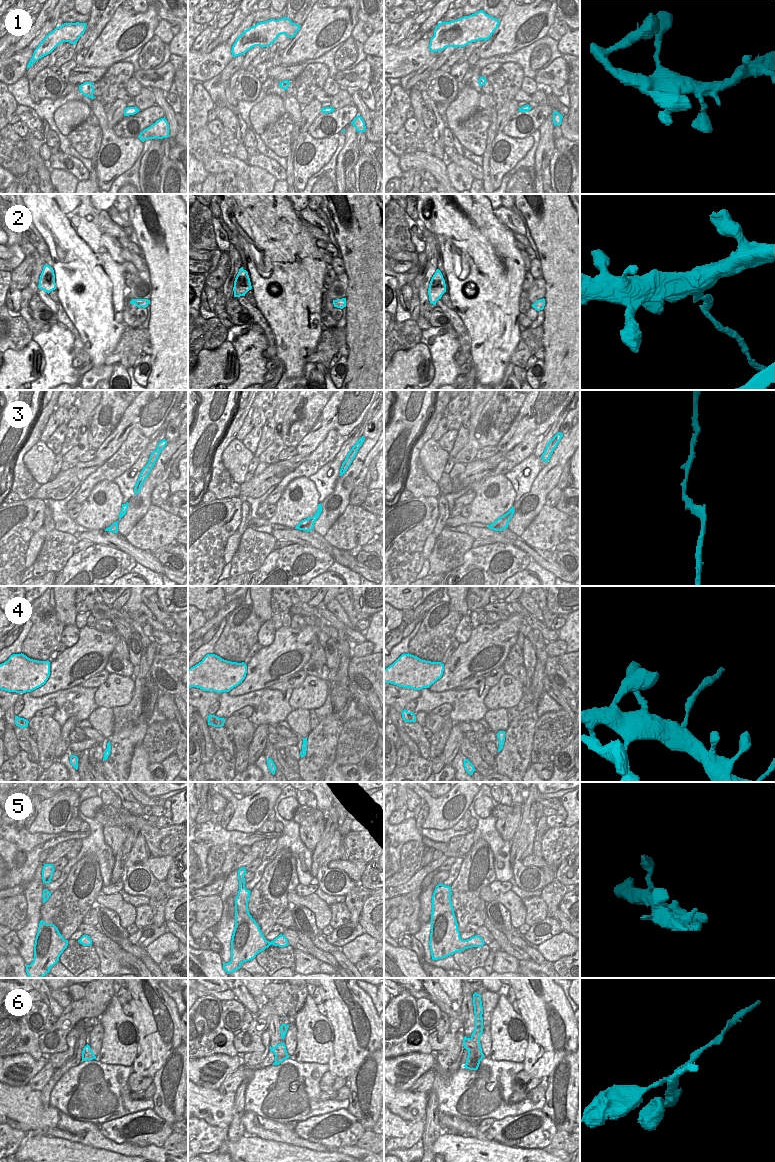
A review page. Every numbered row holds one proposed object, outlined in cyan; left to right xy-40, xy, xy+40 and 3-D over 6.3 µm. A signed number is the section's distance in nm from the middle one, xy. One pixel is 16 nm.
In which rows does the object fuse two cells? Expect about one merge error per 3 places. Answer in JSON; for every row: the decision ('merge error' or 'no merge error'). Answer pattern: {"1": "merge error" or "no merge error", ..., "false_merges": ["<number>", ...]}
{"1": "no merge error", "2": "merge error", "3": "no merge error", "4": "merge error", "5": "no merge error", "6": "merge error", "false_merges": ["2", "4", "6"]}

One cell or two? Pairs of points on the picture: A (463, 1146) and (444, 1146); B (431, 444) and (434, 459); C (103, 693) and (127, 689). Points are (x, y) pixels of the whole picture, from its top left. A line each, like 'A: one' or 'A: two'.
A: one
B: one
C: one

